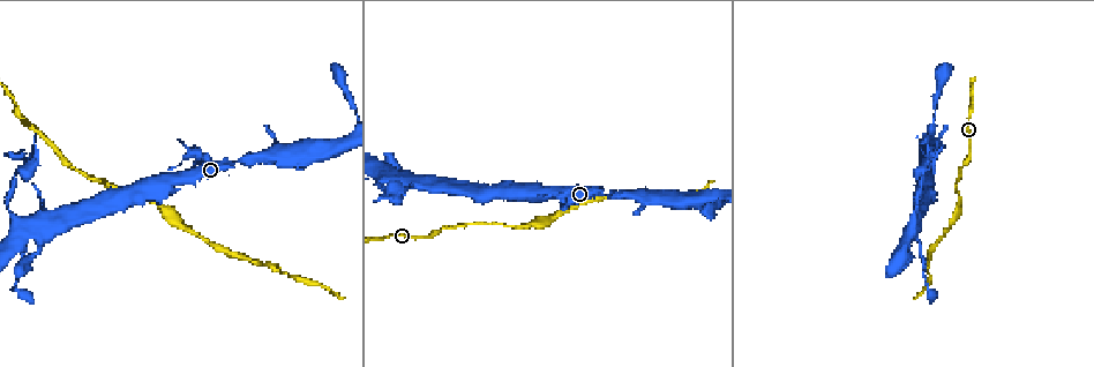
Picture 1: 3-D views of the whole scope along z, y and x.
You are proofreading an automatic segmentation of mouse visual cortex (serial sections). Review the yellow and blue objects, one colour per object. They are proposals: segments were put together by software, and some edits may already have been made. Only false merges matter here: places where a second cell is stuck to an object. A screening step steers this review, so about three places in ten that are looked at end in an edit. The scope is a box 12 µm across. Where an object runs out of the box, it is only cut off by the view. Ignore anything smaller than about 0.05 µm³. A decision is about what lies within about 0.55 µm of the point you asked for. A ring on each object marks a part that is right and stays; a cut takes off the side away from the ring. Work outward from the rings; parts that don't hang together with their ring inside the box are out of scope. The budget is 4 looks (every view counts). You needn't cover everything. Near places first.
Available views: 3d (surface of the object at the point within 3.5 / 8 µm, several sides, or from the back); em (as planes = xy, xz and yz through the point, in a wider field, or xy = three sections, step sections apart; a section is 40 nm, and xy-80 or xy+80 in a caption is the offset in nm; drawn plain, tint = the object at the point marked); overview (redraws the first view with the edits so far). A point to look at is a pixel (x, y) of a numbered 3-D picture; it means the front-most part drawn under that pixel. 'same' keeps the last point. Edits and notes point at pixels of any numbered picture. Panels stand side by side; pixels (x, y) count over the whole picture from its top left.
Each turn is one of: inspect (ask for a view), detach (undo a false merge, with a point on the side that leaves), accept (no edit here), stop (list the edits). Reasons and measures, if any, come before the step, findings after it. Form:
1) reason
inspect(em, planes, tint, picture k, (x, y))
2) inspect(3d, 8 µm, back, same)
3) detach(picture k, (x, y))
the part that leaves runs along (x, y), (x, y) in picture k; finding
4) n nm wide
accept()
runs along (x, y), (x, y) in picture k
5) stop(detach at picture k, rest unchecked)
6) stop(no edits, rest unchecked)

inspect(3d, 3.5 µm, picture 1, (52, 228))

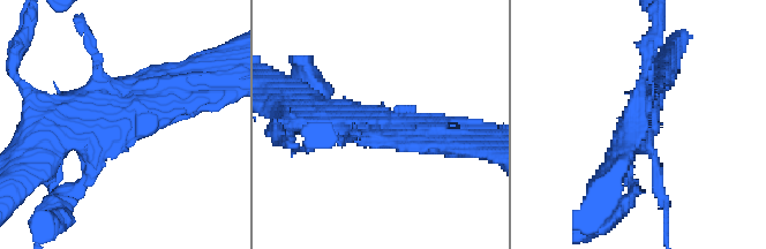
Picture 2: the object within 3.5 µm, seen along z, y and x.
now the EM
inspect(em, planes, tint, picture 2, (120, 119))

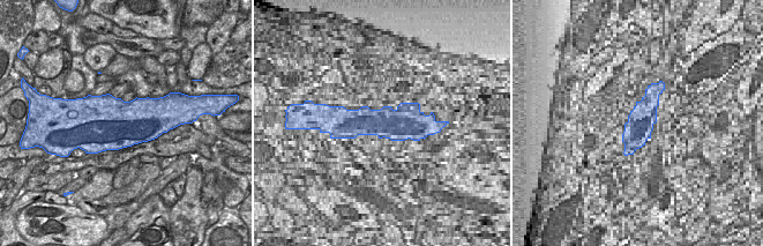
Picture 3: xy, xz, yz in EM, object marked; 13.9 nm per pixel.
accept()
runs along (186, 83), (147, 115), (51, 140) in picture 2; continuous, no second cell

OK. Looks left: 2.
thick turns thin
inspect(3d, 8 µm, picture 1, (923, 272))

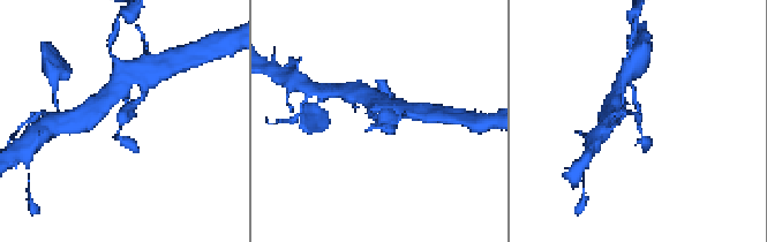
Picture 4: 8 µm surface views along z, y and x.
inspect(em, xy, step 1, tint, same)

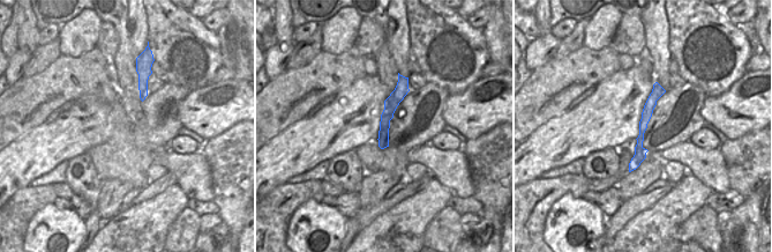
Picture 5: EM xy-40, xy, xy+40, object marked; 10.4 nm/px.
accept()
runs along (634, 88), (646, 146) in picture 4; one cell here

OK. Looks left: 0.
stop(no edits, rest unchecked)

